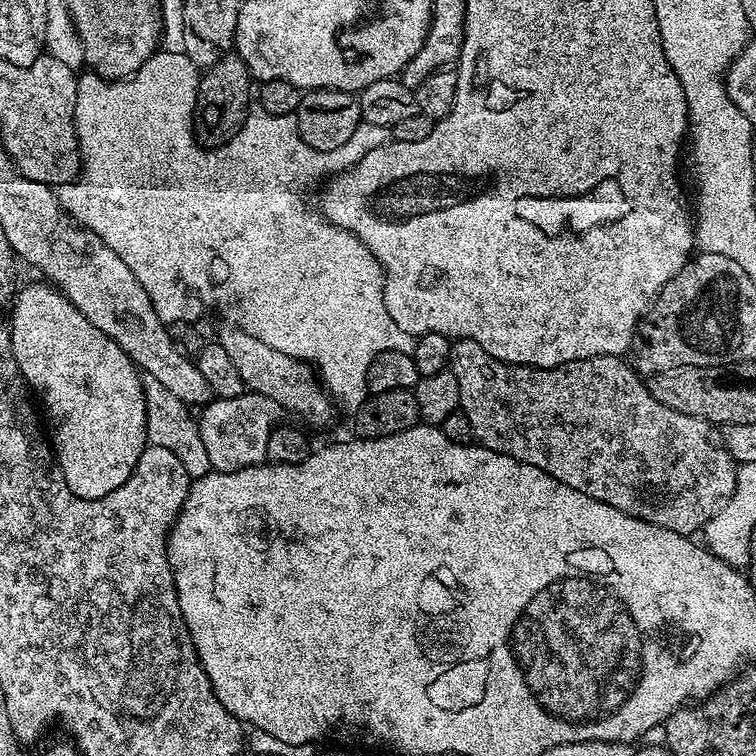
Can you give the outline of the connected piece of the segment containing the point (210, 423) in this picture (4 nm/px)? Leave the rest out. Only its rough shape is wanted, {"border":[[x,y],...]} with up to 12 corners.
{"border":[[257,392],[198,412],[213,469],[265,463],[282,409]]}

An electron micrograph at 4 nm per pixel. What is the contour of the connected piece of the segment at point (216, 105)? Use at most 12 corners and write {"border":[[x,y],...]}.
{"border":[[225,54],[201,75],[195,135],[215,150],[243,126],[254,77]]}

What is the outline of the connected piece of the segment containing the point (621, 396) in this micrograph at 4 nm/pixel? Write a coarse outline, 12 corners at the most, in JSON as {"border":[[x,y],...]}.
{"border":[[452,340],[481,448],[691,537],[734,494],[627,359]]}

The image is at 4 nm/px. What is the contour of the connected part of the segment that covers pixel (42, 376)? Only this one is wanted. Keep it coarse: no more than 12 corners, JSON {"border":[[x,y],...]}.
{"border":[[51,283],[10,305],[66,486],[97,500],[145,450],[145,385]]}

